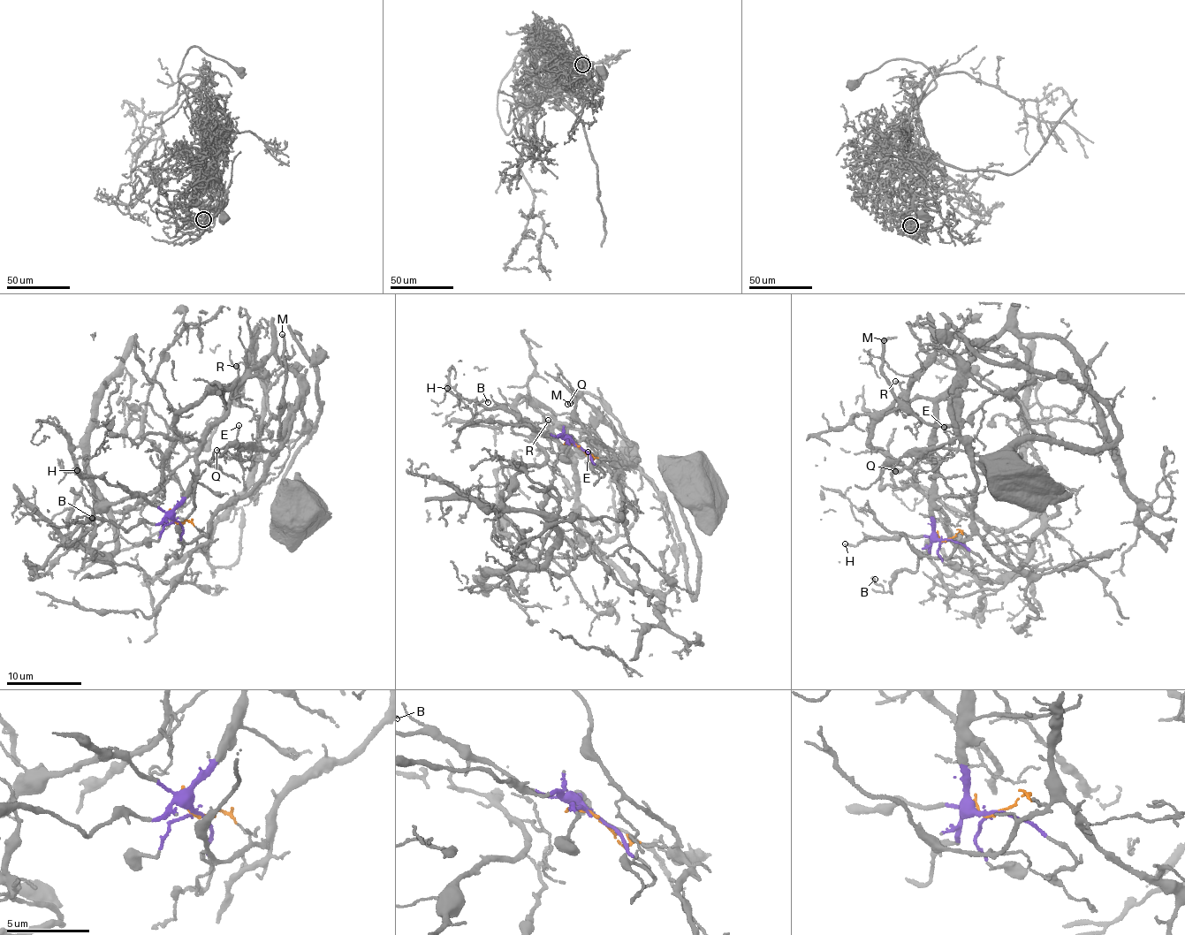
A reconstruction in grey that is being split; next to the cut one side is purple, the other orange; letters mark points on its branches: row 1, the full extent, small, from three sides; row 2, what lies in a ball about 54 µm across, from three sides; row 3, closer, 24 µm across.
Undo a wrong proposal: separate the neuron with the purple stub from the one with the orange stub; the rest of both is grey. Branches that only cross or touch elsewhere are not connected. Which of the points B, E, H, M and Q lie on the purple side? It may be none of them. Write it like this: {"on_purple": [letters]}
{"on_purple": ["B", "H"]}

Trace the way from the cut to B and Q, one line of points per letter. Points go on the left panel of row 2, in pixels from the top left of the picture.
B: (177, 521), (164, 517), (126, 531), (88, 518), (65, 526), (92, 519)
Q: (177, 521), (187, 520), (207, 534), (208, 521), (246, 492), (276, 451), (253, 447), (246, 443), (216, 450)

